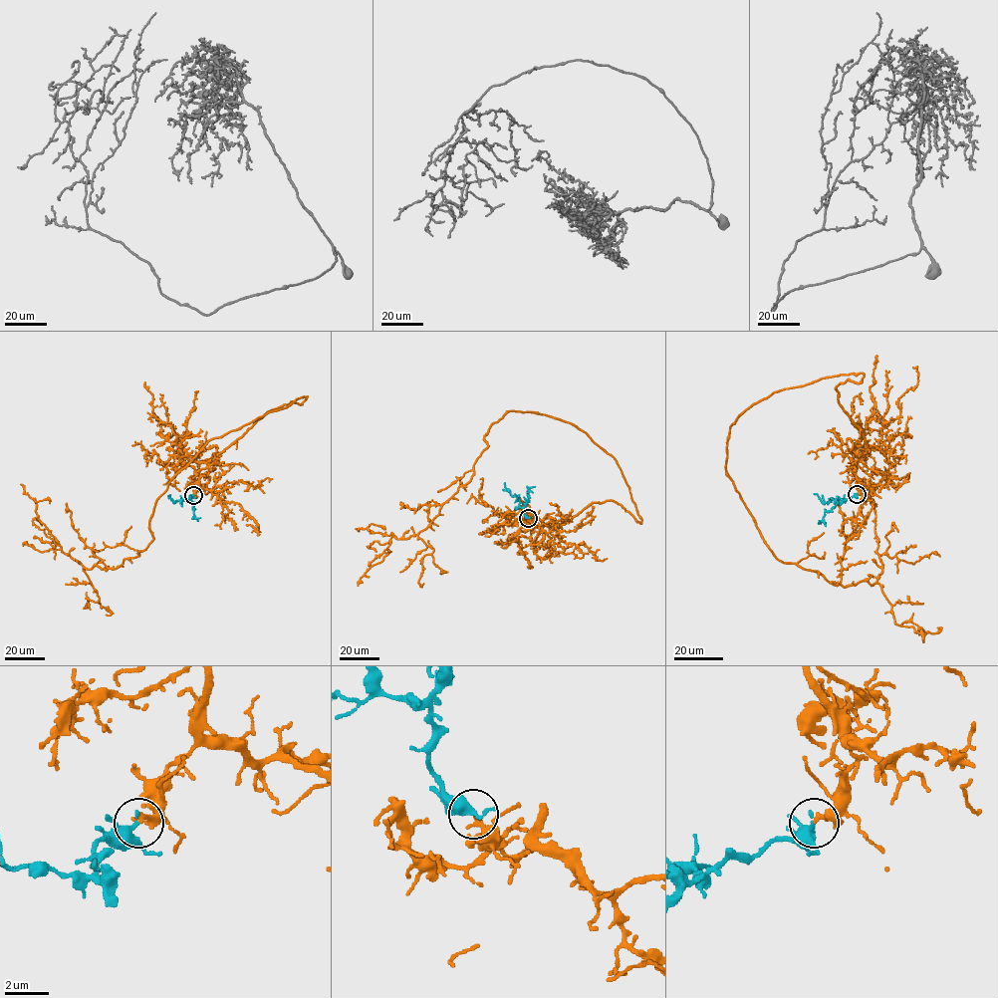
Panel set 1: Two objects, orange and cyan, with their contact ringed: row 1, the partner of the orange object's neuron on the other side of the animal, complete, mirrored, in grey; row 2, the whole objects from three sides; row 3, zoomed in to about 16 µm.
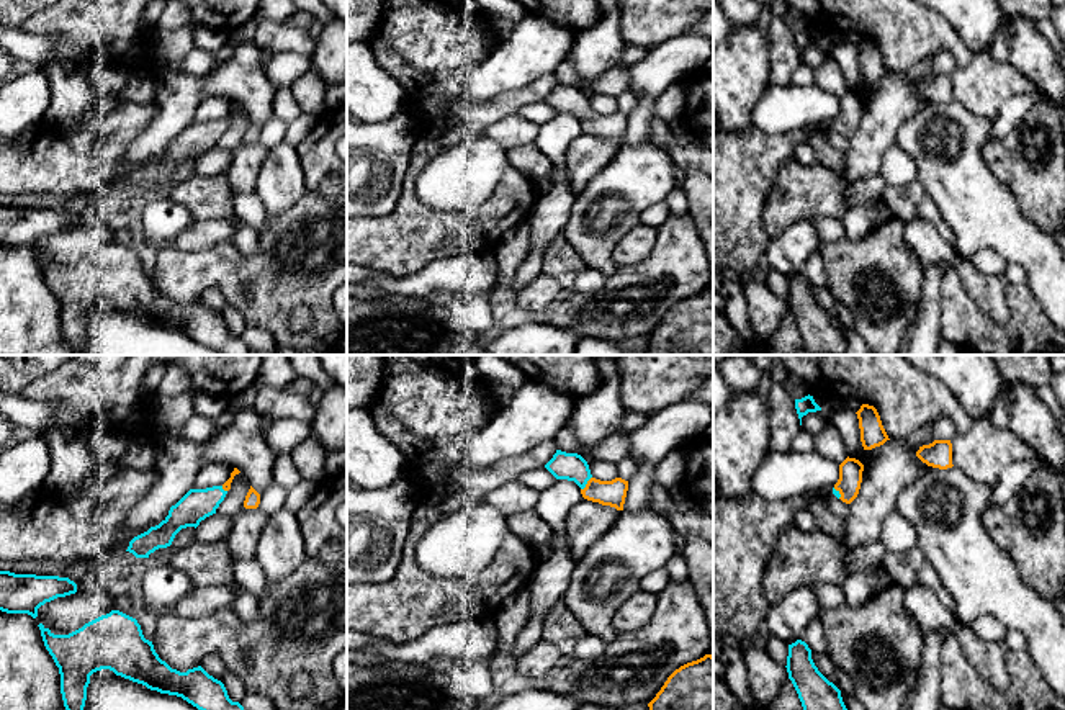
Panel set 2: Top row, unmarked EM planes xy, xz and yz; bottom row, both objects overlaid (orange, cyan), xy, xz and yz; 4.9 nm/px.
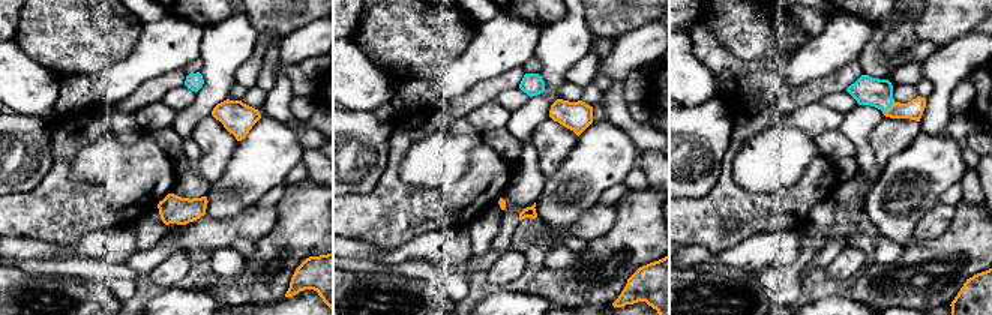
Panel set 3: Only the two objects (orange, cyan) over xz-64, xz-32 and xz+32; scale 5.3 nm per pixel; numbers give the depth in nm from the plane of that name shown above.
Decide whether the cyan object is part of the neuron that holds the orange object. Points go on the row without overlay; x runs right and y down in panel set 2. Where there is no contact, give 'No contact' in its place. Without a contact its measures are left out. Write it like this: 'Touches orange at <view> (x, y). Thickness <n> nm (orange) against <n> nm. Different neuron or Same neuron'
Touches orange at xz (588, 116). Thickness 130 nm (orange) against 140 nm. Same neuron

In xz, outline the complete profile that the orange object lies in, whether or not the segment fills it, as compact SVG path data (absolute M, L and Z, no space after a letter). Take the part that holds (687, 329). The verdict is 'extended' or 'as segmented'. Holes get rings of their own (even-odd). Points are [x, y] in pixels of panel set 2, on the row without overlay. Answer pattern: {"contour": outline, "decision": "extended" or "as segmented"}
{"contour": "M713 290L676 303L648 340L648 355L713 355Z", "decision": "as segmented"}

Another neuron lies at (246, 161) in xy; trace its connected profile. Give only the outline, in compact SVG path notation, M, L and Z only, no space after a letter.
M242 142L231 151L231 164L226 172L234 193L252 195L268 149L257 142Z

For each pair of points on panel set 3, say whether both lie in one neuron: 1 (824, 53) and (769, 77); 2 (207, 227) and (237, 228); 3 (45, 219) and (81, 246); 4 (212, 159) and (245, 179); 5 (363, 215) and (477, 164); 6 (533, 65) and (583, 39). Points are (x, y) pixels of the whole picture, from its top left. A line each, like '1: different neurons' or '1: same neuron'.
1: different neurons
2: same neuron
3: different neurons
4: different neurons
5: same neuron
6: different neurons

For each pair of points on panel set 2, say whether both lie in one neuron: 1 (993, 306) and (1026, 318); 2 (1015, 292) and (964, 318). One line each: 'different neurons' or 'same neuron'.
1: different neurons
2: same neuron

